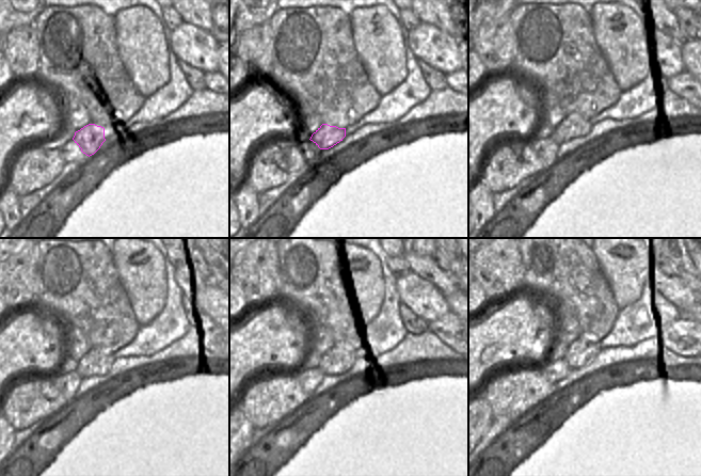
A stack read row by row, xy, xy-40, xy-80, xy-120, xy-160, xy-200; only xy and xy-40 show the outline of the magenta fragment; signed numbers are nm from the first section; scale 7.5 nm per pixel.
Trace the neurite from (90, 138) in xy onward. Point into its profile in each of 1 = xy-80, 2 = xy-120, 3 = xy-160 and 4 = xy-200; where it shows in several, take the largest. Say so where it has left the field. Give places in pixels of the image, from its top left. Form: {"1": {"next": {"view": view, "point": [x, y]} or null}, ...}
{"1": {"next": {"view": "xy-80", "point": [573, 126]}}, "2": {"next": {"view": "xy-120", "point": [96, 362]}}, "3": {"next": {"view": "xy-160", "point": [340, 358]}}, "4": {"next": {"view": "xy-200", "point": [583, 350]}}}

